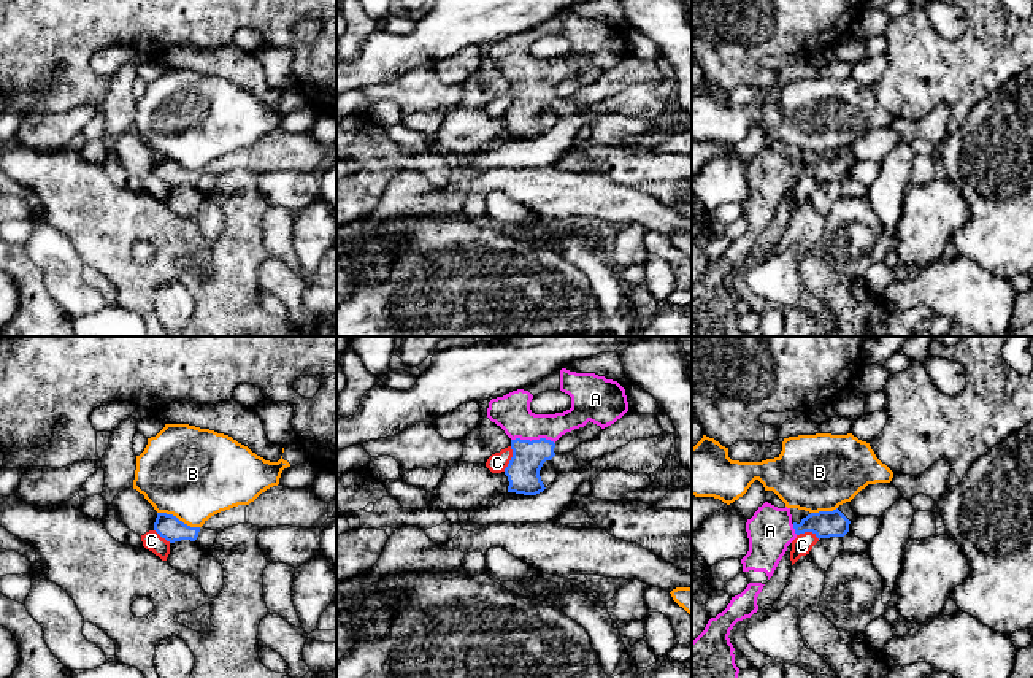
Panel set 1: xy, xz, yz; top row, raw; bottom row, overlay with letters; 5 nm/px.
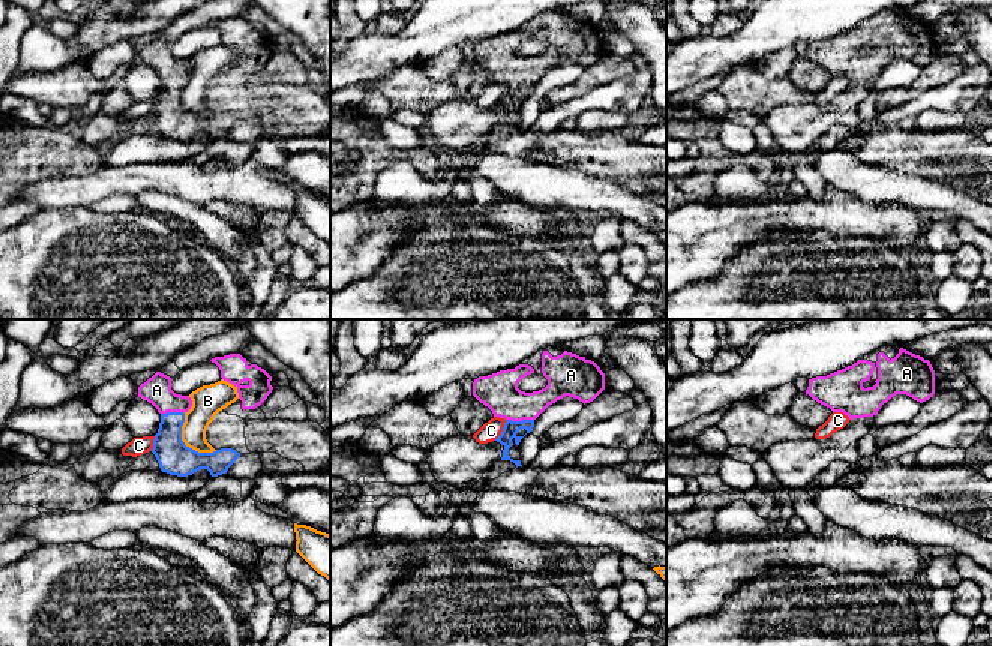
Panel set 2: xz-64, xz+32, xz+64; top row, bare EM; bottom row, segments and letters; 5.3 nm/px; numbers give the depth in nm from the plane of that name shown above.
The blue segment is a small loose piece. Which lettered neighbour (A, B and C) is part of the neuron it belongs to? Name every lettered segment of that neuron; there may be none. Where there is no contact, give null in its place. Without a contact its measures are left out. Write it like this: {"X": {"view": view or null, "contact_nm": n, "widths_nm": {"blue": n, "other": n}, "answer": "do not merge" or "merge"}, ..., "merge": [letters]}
{"A": {"view": "xz", "contact_nm": 220, "widths_nm": {"blue": 170, "other": 190}, "answer": "merge"}, "B": {"view": "xy", "contact_nm": 240, "widths_nm": {"blue": 120, "other": 460}, "answer": "do not merge"}, "C": {"view": "xz", "contact_nm": 130, "widths_nm": {"blue": 170, "other": 100}, "answer": "do not merge"}, "merge": ["A"]}

